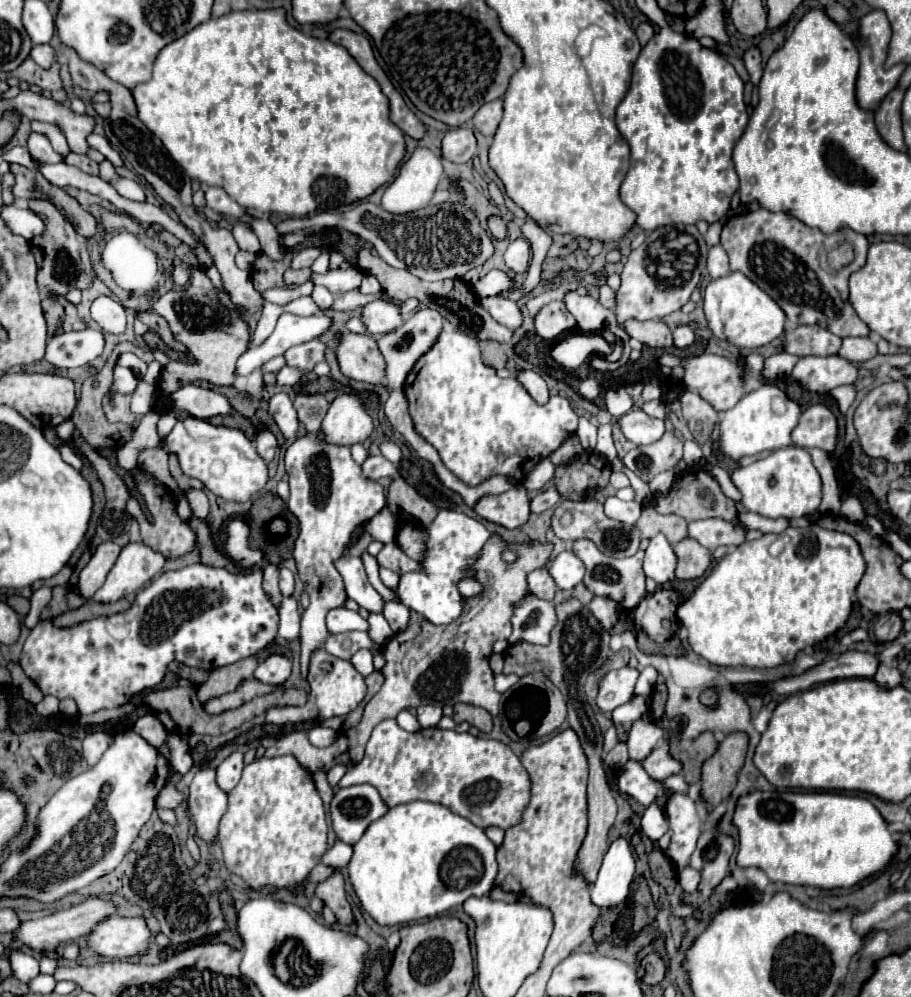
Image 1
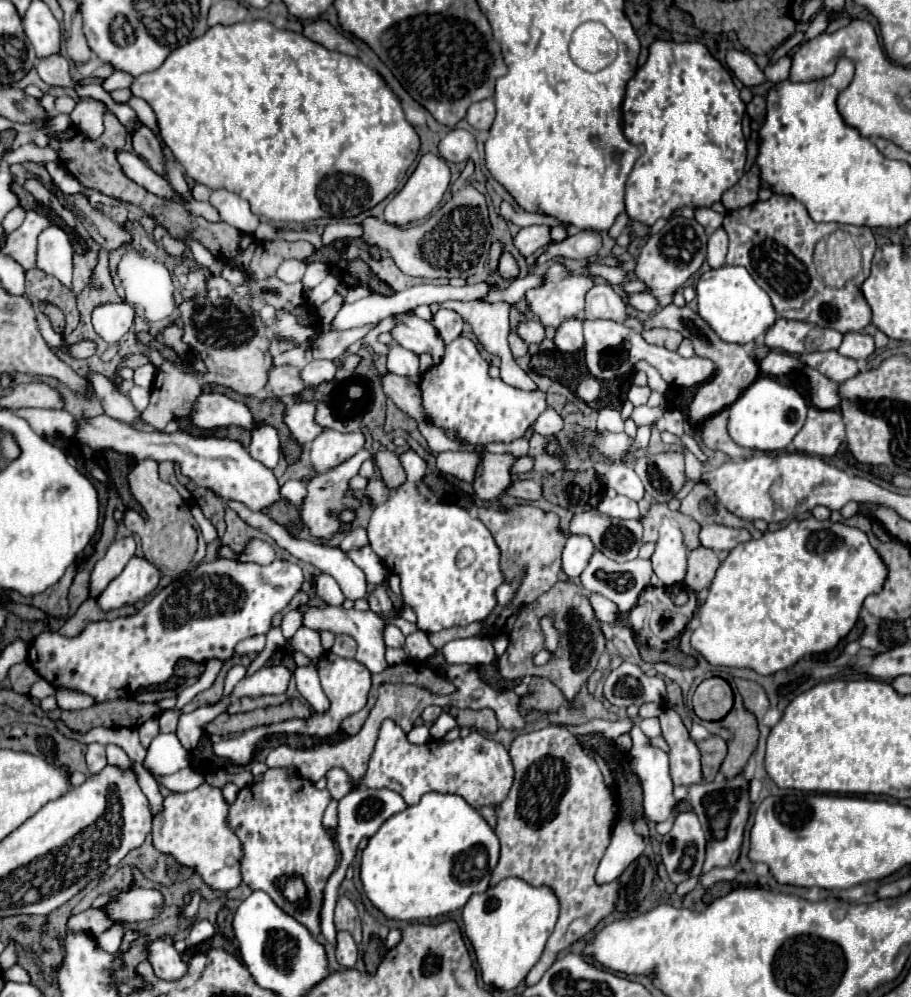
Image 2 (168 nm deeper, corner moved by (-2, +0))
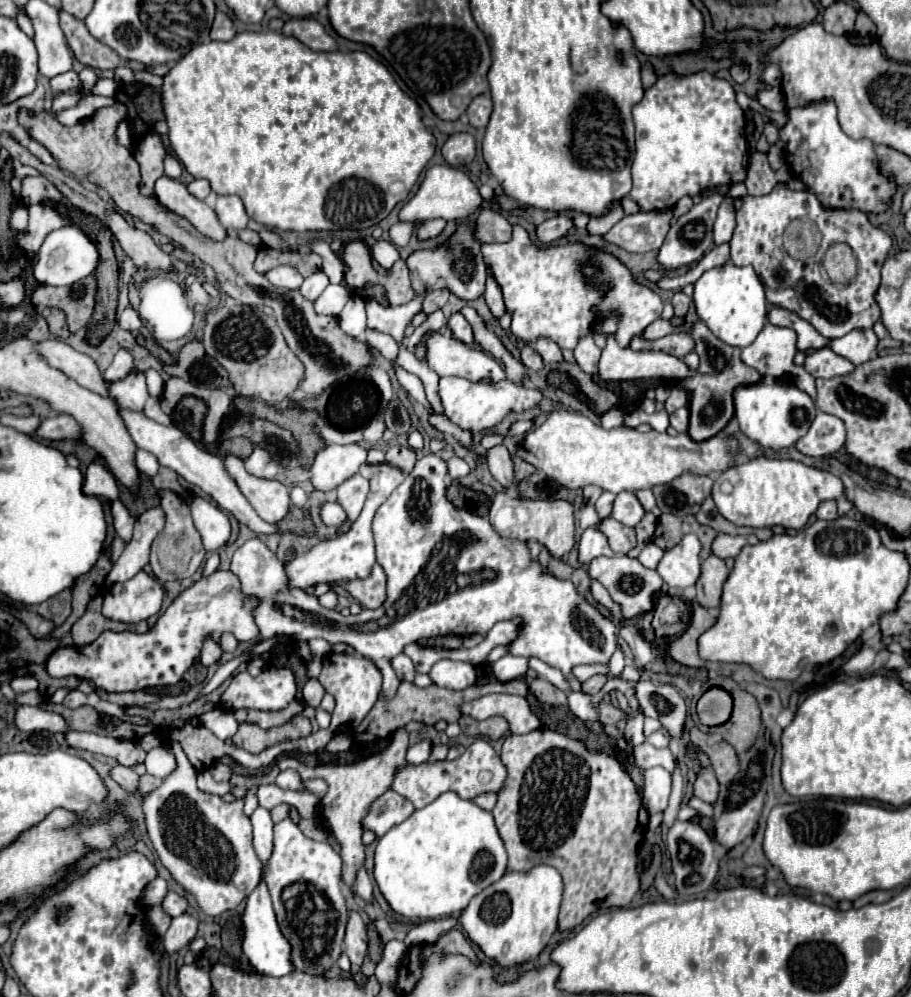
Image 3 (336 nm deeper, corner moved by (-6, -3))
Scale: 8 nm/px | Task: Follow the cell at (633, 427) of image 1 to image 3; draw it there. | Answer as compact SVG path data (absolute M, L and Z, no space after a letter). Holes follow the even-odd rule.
M688 407L678 409L676 413L670 415L670 425L678 431L678 433L686 433L688 431Z

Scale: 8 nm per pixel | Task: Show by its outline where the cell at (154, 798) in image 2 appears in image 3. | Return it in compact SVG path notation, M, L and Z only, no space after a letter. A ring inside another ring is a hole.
M70 731L70 733L66 733L66 741L74 749L86 749L92 753L112 757L124 767L134 767L134 765L142 763L146 757L146 751L138 743L126 741L126 739L112 739L112 737L102 737L102 735L94 735L94 733Z

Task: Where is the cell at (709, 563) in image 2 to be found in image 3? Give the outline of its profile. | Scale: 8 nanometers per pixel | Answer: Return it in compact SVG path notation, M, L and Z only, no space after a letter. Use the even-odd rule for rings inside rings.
M710 555L708 559L704 559L702 573L696 581L696 601L702 607L718 607L726 577L728 577L728 567L720 557Z

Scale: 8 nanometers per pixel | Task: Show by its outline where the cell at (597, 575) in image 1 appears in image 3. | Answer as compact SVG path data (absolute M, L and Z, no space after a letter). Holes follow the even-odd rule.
M620 555L620 557L598 557L588 565L588 573L592 579L600 581L608 593L612 595L612 599L616 603L620 603L624 619L632 619L638 617L640 613L646 613L652 609L654 605L654 595L660 591L662 587L662 577L658 575L658 571L646 569L638 559Z

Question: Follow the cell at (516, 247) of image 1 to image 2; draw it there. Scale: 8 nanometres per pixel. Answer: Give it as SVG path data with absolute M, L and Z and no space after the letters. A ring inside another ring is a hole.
M528 226L528 228L520 228L520 232L514 236L514 244L518 246L518 250L528 258L532 256L532 252L536 252L538 248L546 246L550 242L550 226Z

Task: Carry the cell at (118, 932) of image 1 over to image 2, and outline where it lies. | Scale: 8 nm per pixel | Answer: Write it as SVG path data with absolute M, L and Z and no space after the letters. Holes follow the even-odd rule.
M164 940L148 944L148 960L160 980L180 980L188 968L188 964L174 950L174 946Z

